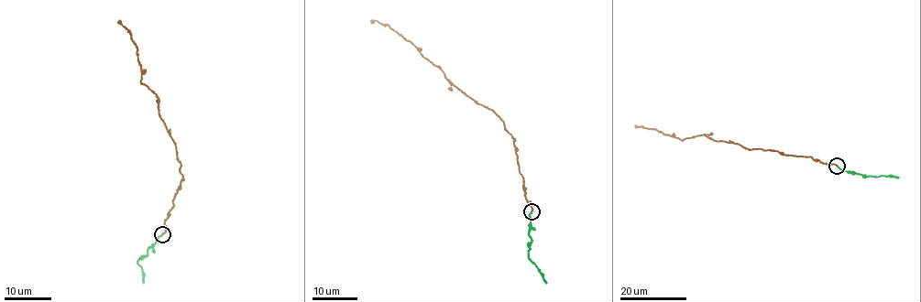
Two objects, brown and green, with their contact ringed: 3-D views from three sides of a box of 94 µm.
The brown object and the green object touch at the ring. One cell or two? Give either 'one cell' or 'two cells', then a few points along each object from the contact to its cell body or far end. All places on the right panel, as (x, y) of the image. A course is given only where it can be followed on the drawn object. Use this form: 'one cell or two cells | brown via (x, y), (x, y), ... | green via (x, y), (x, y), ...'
one cell | brown via (837, 166), (811, 156), (750, 149), (703, 134), (682, 140), (635, 125) | green via (837, 166), (847, 172), (898, 178)

